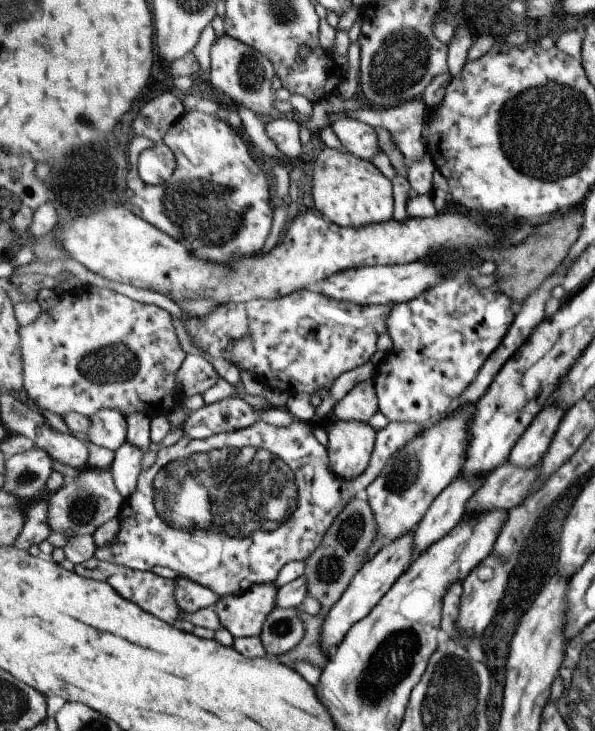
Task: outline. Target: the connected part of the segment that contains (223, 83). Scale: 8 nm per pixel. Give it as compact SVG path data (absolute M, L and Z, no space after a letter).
M225 33L213 42L211 46L209 82L227 94L236 104L254 110L257 114L275 115L273 99L273 76L276 68L264 54L255 50L252 46L241 42L238 38L233 38Z

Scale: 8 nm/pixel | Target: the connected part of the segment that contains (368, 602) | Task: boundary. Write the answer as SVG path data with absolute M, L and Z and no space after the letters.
M414 530L396 538L396 541L383 546L365 564L364 568L356 574L349 588L341 597L341 600L326 615L322 632L322 647L327 653L333 646L336 648L344 641L348 632L357 622L367 617L381 601L384 596L393 588L393 585L400 580L401 576L409 570L412 562L416 560L414 553Z

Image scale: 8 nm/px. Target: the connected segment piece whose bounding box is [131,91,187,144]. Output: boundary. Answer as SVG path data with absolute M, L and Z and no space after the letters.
M165 92L165 94L161 94L161 96L157 96L157 98L153 98L143 110L141 110L141 114L139 114L139 118L135 120L135 124L133 124L133 128L135 128L135 132L131 132L134 136L141 135L150 138L152 141L156 143L164 140L165 135L171 130L171 127L186 113L186 106L184 102L179 98L179 93Z

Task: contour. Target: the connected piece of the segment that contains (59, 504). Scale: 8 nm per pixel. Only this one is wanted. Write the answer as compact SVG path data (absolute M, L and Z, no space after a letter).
M89 468L71 484L63 485L49 498L48 523L53 532L62 532L67 537L95 534L98 526L120 517L128 501L117 488L112 471Z

